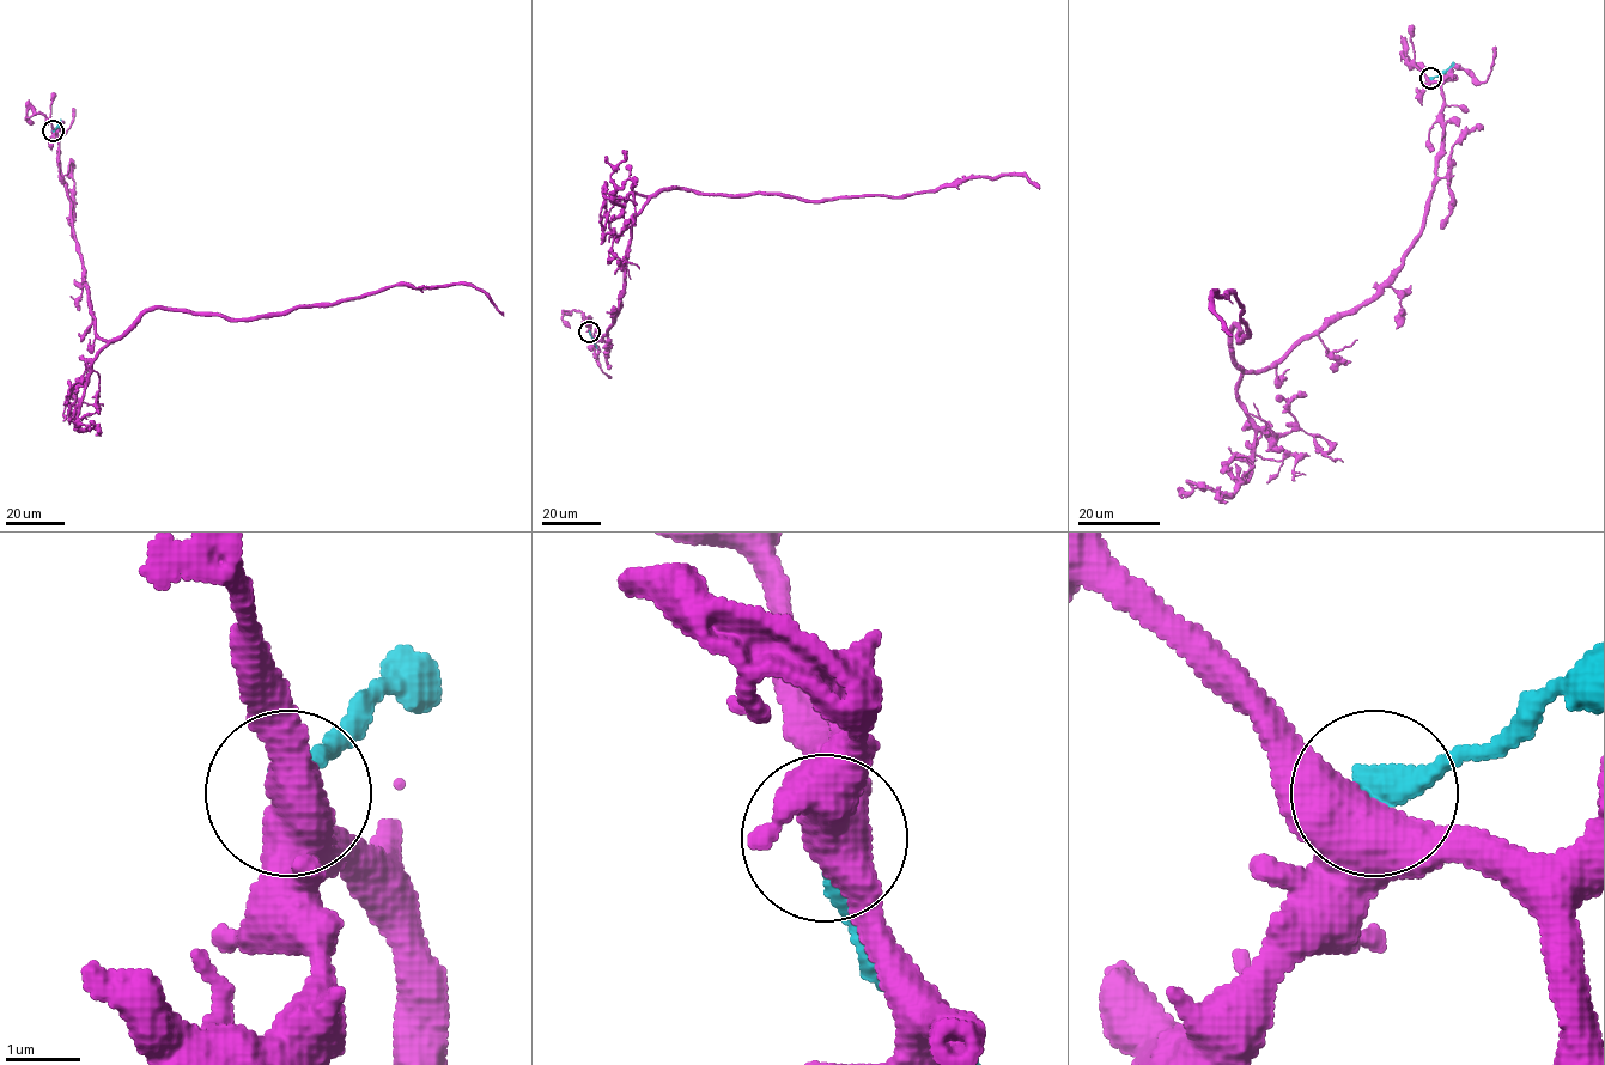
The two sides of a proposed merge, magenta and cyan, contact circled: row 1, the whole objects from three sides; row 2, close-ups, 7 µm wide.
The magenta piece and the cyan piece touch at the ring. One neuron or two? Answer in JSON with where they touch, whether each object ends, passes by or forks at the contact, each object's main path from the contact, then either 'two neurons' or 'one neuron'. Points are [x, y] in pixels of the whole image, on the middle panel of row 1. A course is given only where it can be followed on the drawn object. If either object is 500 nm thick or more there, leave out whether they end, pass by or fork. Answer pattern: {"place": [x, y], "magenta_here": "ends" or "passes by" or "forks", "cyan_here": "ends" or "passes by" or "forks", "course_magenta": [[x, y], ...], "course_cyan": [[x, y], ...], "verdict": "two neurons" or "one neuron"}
{"place": [589, 332], "magenta_here": "forks", "cyan_here": "ends", "course_magenta": [[589, 330], [595, 340], [612, 324], [631, 220], [660, 192], [832, 200], [1010, 175], [1039, 189]], "course_cyan": [[589, 332], [596, 348]], "verdict": "two neurons"}

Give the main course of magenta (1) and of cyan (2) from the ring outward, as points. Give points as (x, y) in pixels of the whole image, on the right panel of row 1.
1: (1429, 78), (1442, 142), (1402, 265), (1256, 370), (1235, 360), (1238, 299), (1215, 291), (1232, 335)
2: (1430, 78), (1444, 73), (1453, 62)

